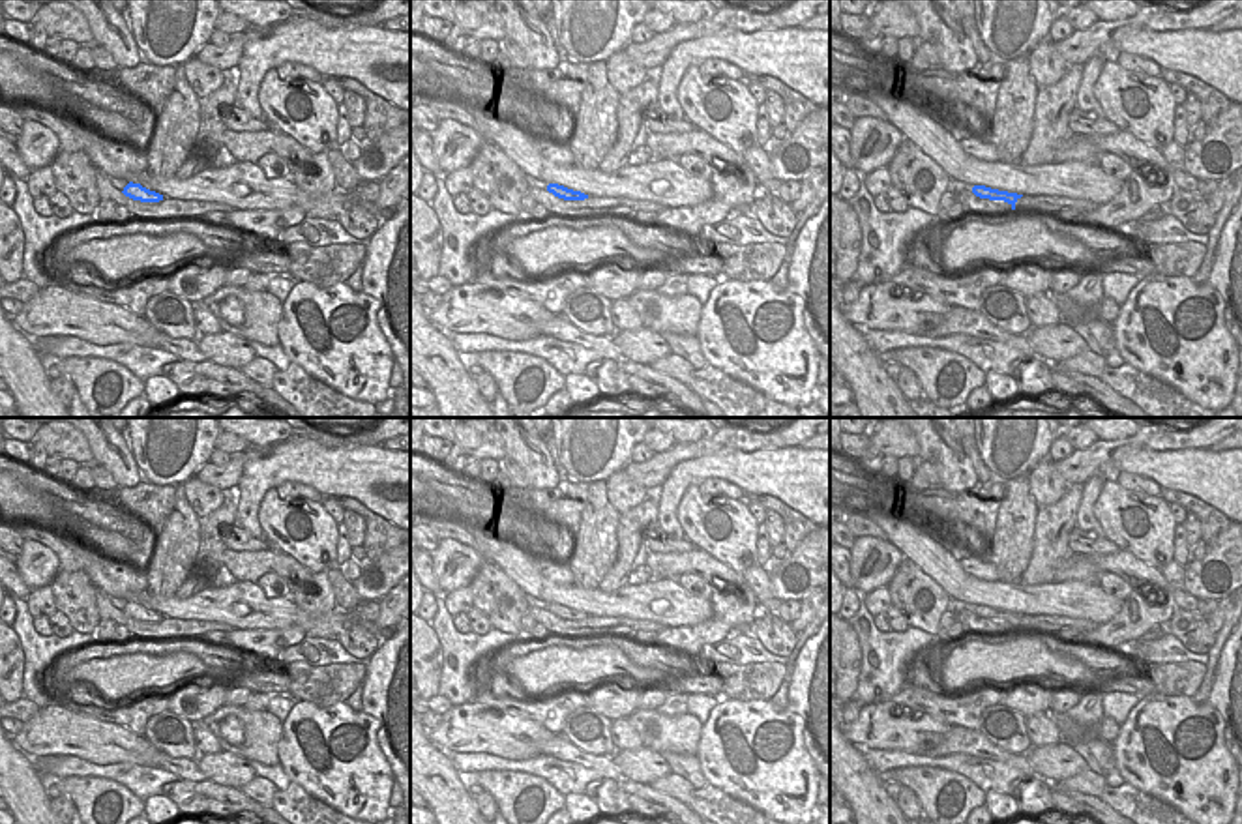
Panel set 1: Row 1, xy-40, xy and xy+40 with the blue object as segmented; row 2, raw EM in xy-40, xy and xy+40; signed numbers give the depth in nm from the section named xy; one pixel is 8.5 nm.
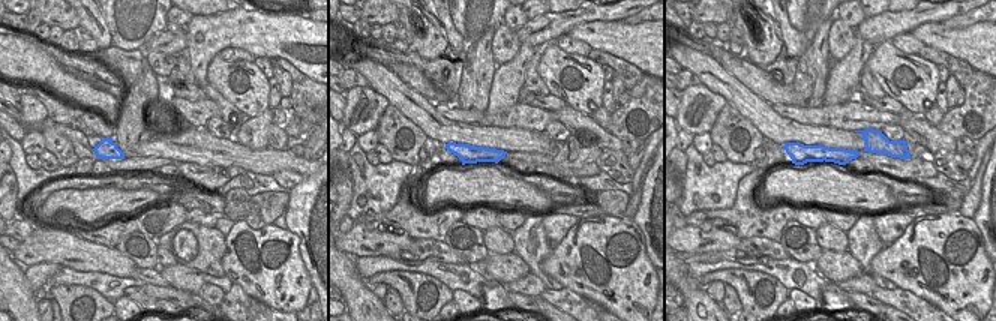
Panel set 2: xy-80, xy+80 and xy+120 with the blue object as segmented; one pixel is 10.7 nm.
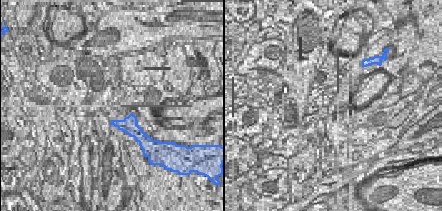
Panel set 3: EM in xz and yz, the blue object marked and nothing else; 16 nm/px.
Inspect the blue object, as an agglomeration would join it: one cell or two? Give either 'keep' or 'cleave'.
keep

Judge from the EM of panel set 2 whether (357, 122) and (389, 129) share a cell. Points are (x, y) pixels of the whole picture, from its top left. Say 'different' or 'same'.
different

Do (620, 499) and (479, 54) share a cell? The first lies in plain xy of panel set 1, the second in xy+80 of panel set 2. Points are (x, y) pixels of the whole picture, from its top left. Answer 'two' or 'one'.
two

